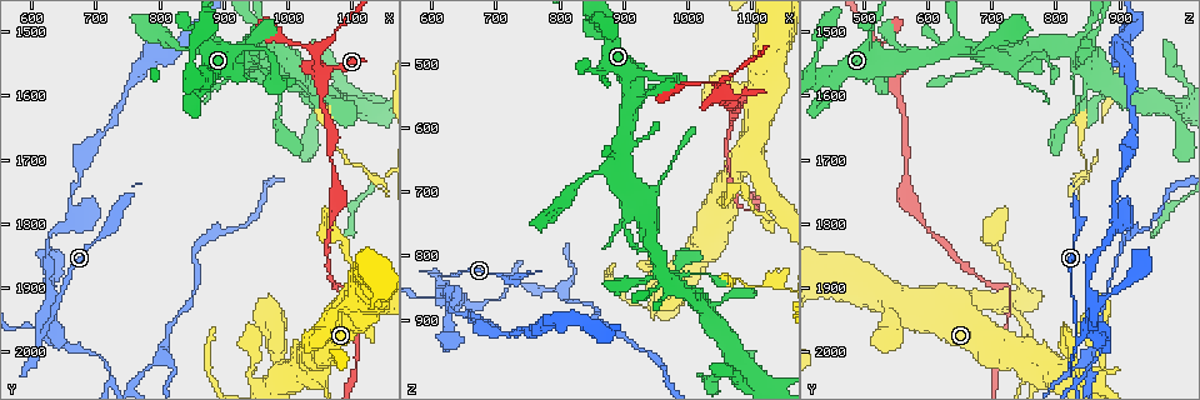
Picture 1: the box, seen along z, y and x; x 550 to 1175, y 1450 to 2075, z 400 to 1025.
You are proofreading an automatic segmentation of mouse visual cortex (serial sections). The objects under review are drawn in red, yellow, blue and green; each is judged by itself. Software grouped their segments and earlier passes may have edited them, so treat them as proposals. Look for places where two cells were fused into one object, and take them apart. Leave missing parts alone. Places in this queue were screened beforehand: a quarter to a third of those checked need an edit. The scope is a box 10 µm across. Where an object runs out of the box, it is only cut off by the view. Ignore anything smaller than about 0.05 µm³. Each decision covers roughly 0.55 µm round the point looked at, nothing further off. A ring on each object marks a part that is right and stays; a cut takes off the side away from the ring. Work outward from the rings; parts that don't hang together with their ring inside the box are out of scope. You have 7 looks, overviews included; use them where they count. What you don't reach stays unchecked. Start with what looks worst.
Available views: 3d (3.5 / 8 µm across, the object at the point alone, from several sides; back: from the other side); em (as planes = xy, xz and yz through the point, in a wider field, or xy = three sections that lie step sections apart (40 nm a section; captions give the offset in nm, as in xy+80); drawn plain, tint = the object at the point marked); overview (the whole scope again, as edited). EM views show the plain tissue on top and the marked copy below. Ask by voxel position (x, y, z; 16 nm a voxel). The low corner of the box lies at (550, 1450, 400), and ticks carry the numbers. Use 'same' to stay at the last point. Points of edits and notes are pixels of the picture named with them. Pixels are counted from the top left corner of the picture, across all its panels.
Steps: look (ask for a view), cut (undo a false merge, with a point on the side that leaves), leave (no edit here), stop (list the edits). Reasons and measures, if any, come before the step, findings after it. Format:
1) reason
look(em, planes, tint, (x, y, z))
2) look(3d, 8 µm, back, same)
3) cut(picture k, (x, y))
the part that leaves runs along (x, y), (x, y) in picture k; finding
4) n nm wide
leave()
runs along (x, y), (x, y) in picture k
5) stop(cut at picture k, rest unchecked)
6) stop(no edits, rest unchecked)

look(3d, 8 µm, (1040, 1530, 530))

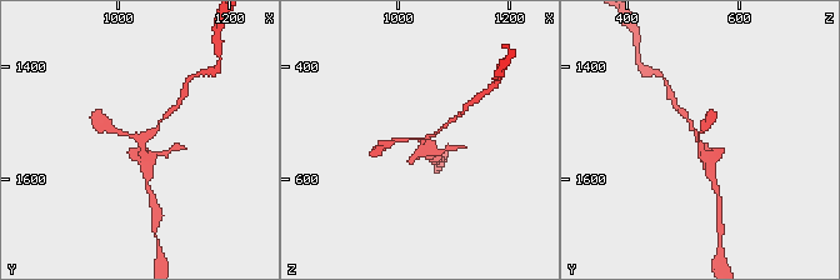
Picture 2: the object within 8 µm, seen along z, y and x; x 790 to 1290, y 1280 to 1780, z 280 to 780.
3 arms; arms of 100, 150, 200 nm
look(em, planes, tint, same)

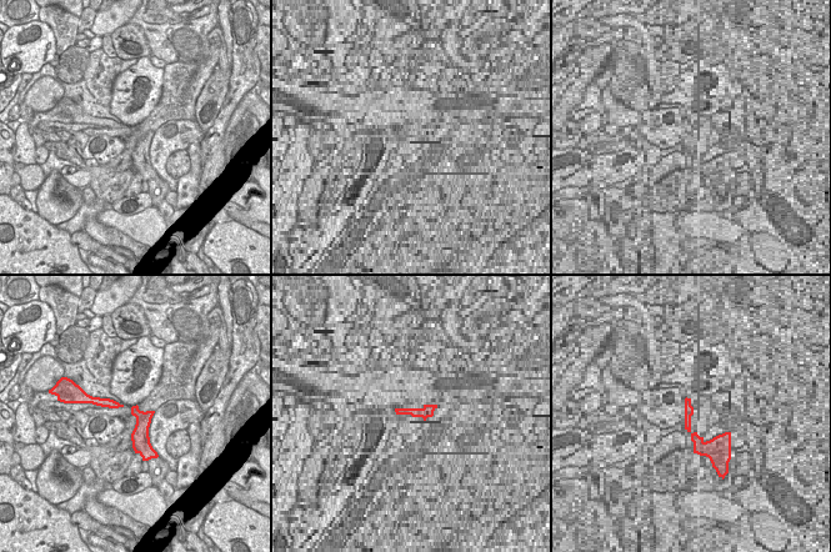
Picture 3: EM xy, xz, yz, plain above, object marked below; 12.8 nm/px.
leave()
runs along (159, 153), (106, 126) in picture 2; continuous, no second cell

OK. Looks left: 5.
abrupt turn
look(3d, 3.5 µm, (630, 1950, 850))

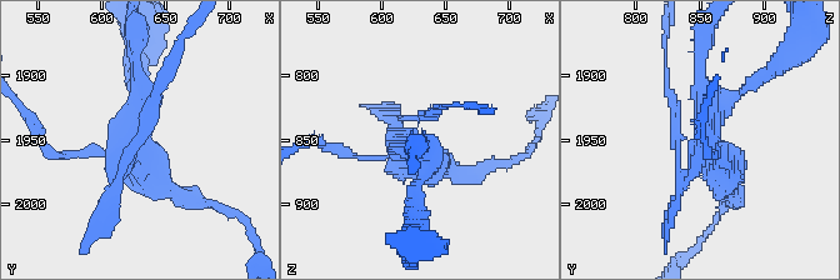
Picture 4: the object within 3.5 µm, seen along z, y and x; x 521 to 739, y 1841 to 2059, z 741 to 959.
now the EM
look(em, xy, step 1, tint, (626, 1948, 850))

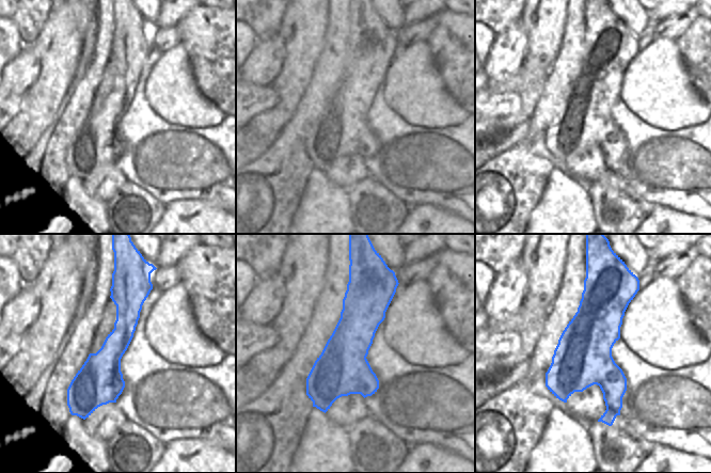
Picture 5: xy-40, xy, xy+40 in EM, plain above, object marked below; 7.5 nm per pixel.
400 nm wide
cut(picture 4, (160, 194))
border along (373, 372), (362, 374), (359, 393) in picture 5; a second cell is stuck on

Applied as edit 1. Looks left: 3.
calibre changes
look(3d, 3.5 µm, (655, 1800, 895))

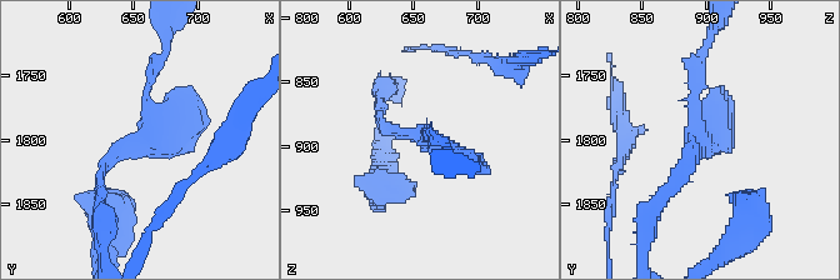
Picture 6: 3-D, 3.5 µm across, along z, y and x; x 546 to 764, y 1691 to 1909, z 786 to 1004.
look(em, xy, step 1, tint, (658, 1798, 890))

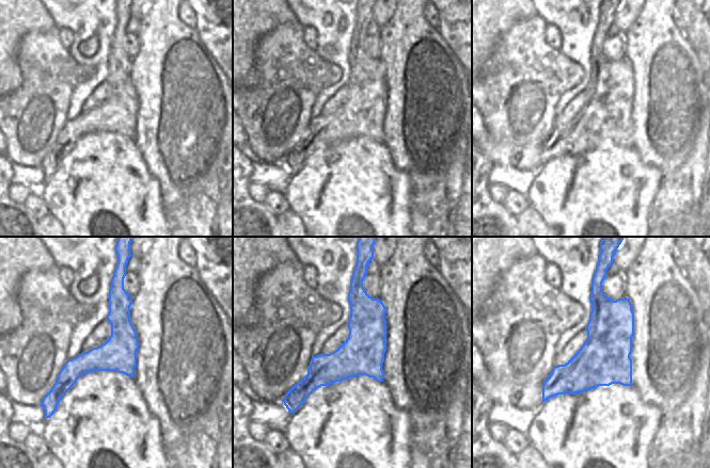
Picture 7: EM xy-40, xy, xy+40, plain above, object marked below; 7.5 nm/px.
leave()
continuous, no second cell

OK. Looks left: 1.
stop(cut at picture 4, rest unchecked)

